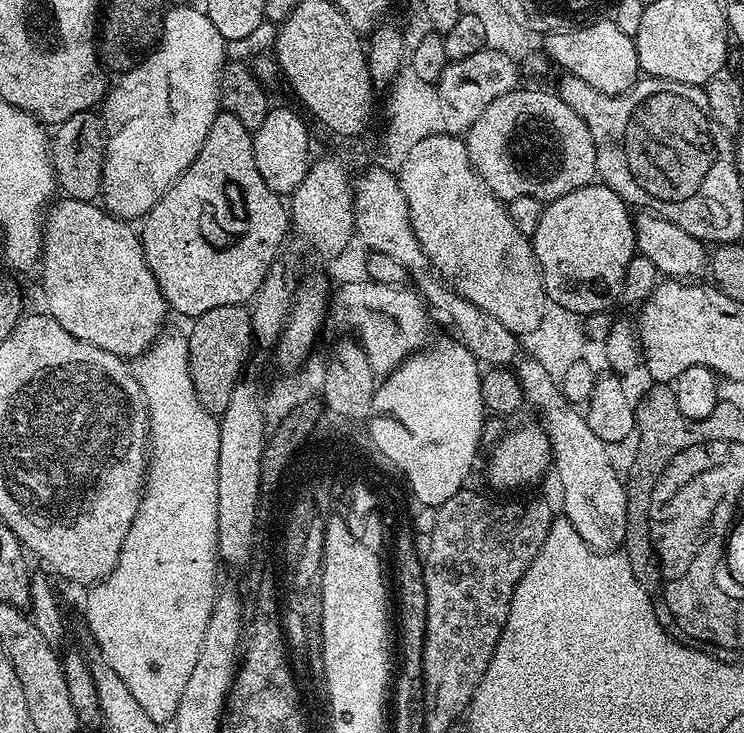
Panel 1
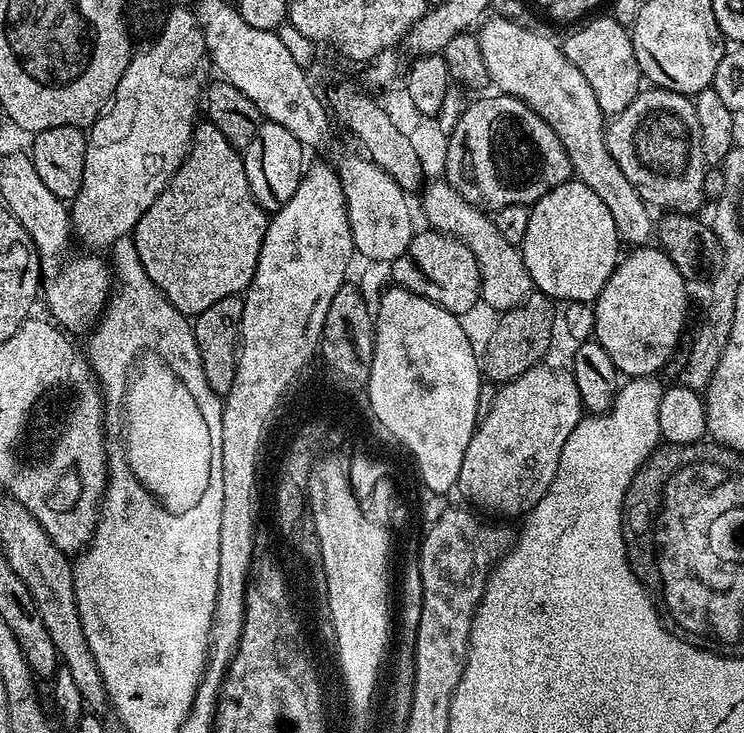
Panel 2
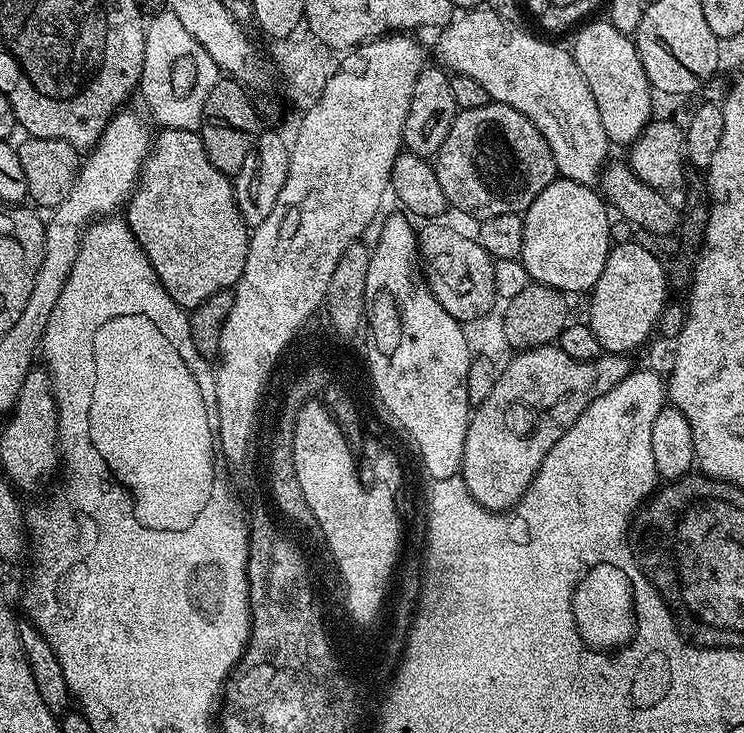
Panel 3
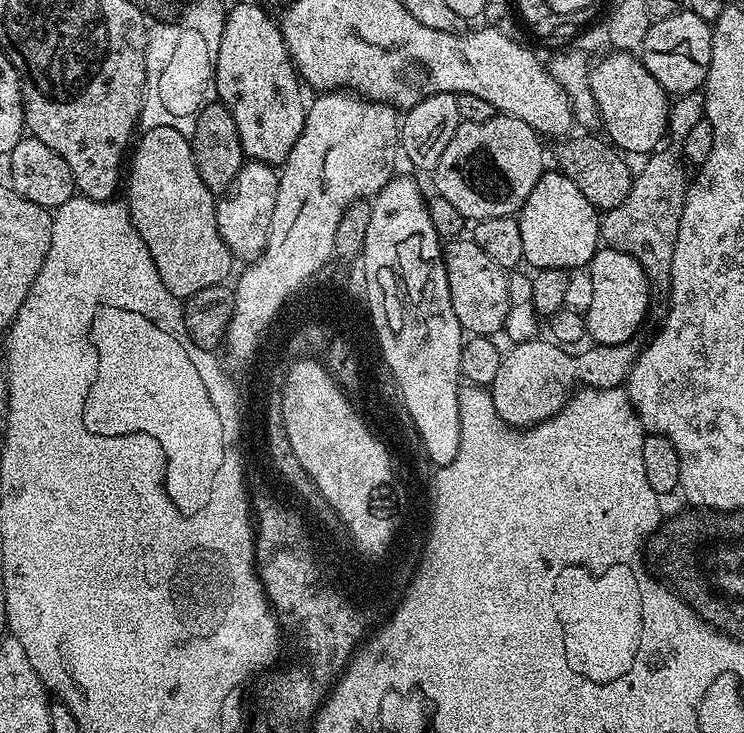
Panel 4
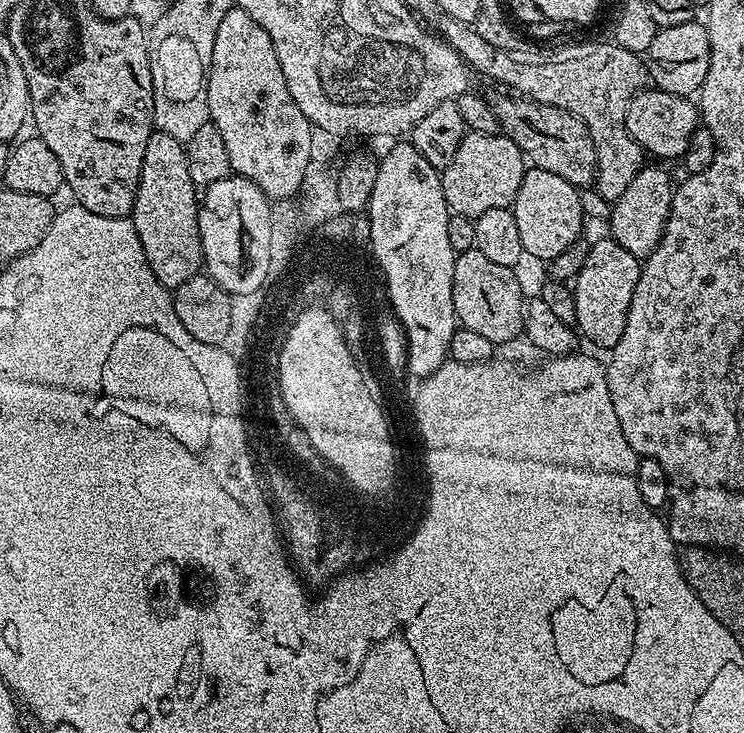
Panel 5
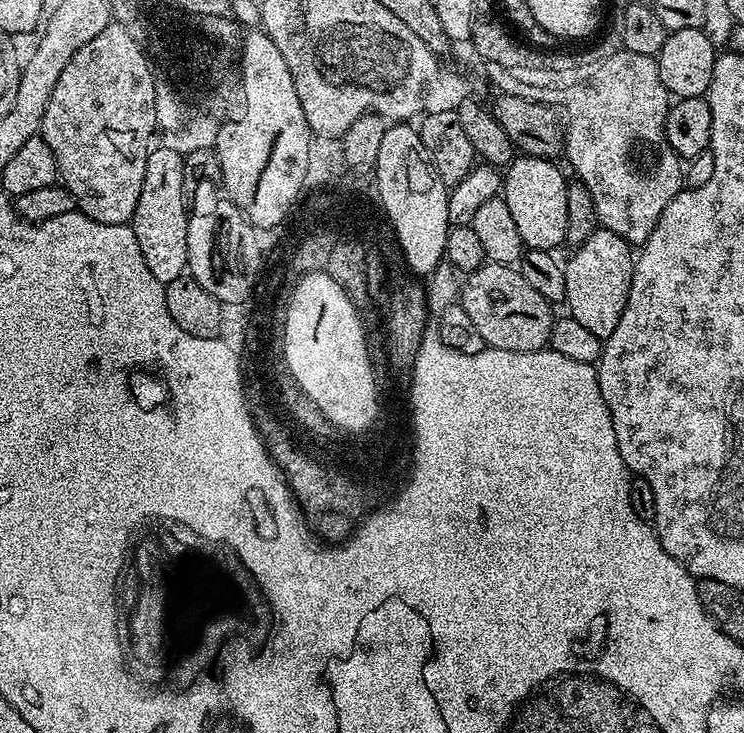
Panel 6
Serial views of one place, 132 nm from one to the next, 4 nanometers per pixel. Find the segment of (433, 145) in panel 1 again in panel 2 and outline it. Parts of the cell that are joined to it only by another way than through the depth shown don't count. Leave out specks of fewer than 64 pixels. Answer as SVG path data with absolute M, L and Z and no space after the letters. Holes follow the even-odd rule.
M444 178L433 179L423 189L423 196L427 227L455 236L474 254L480 271L481 301L485 305L488 303L490 307L497 308L496 312L500 314L523 303L534 288L526 270L523 251L517 245L506 242L502 234L498 234L498 226L494 226L492 216L485 209L476 208L470 202L466 202L466 198L455 192Z

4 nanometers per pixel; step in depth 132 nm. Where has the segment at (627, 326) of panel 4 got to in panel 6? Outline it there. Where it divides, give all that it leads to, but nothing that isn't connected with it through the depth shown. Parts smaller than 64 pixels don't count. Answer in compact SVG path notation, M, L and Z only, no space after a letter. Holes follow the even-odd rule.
M598 227L572 254L563 265L566 284L563 303L568 304L567 315L586 326L590 334L606 338L614 334L614 326L618 326L618 318L622 318L622 310L628 305L634 267L633 245L609 228Z

